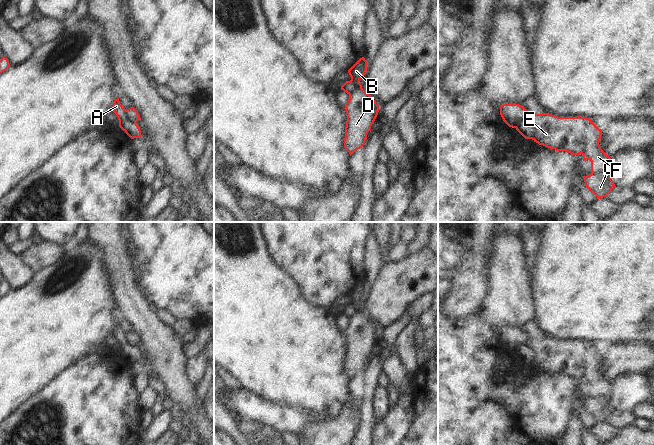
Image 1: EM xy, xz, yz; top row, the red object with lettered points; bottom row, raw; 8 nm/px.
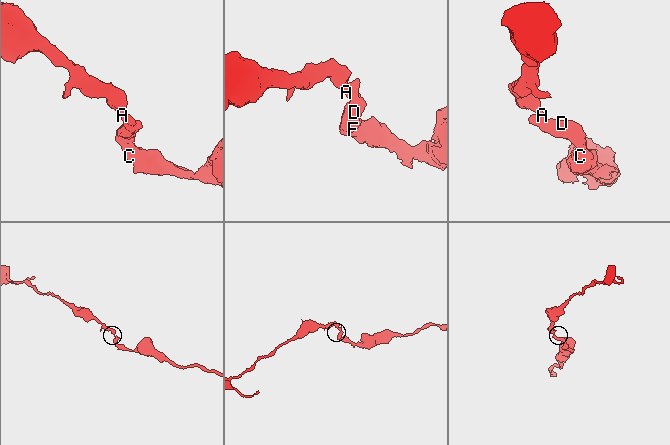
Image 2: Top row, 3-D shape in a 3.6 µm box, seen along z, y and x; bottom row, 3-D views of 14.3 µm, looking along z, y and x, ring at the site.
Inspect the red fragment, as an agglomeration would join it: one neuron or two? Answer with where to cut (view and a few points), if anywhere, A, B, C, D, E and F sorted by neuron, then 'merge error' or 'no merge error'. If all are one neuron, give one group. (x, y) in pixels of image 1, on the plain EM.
cut in yz along (520, 345), (528, 345), (532, 349), (534, 353), (533, 363); A / B C D E F; merge error

